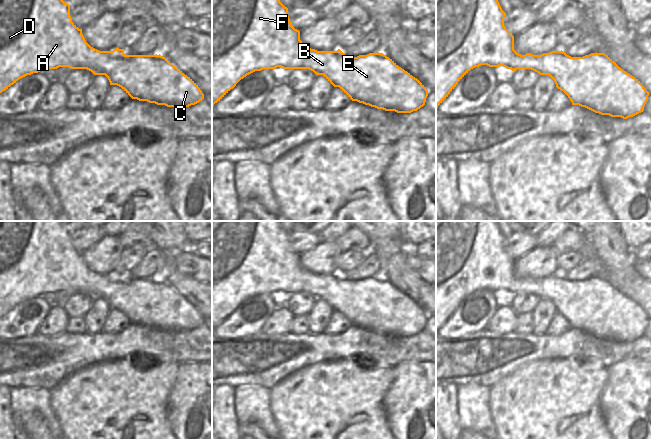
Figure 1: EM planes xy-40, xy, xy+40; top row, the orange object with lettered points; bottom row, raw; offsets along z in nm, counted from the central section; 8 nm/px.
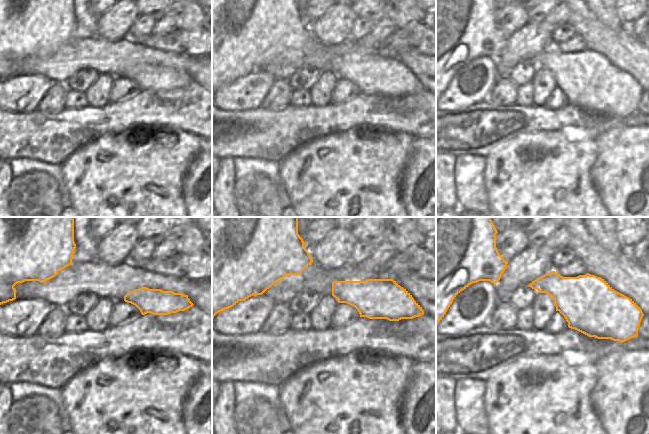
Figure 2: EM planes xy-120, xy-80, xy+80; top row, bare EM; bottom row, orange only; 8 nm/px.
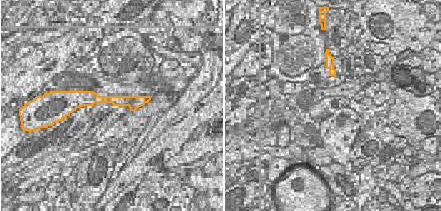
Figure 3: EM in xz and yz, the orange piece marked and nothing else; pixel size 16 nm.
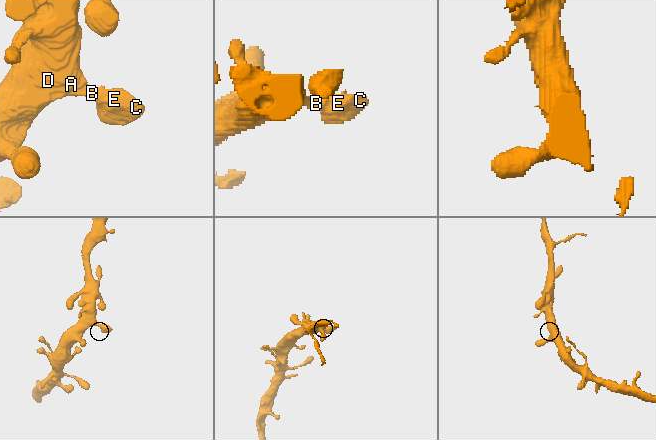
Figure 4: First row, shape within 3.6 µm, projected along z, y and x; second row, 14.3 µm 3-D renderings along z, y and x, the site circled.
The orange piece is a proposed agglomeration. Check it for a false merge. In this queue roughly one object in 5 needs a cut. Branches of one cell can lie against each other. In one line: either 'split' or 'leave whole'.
leave whole

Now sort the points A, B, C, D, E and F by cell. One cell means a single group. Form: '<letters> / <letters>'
A B C D E F

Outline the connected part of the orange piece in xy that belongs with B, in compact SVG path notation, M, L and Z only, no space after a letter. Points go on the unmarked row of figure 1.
M212 221L212 332L236 308L247 299L263 293L309 293L323 299L334 311L339 311L352 325L377 333L411 337L425 329L428 320L426 311L410 297L399 291L383 277L369 277L349 281L340 273L317 275L300 264L300 255L295 253L288 240L288 232L278 221Z

